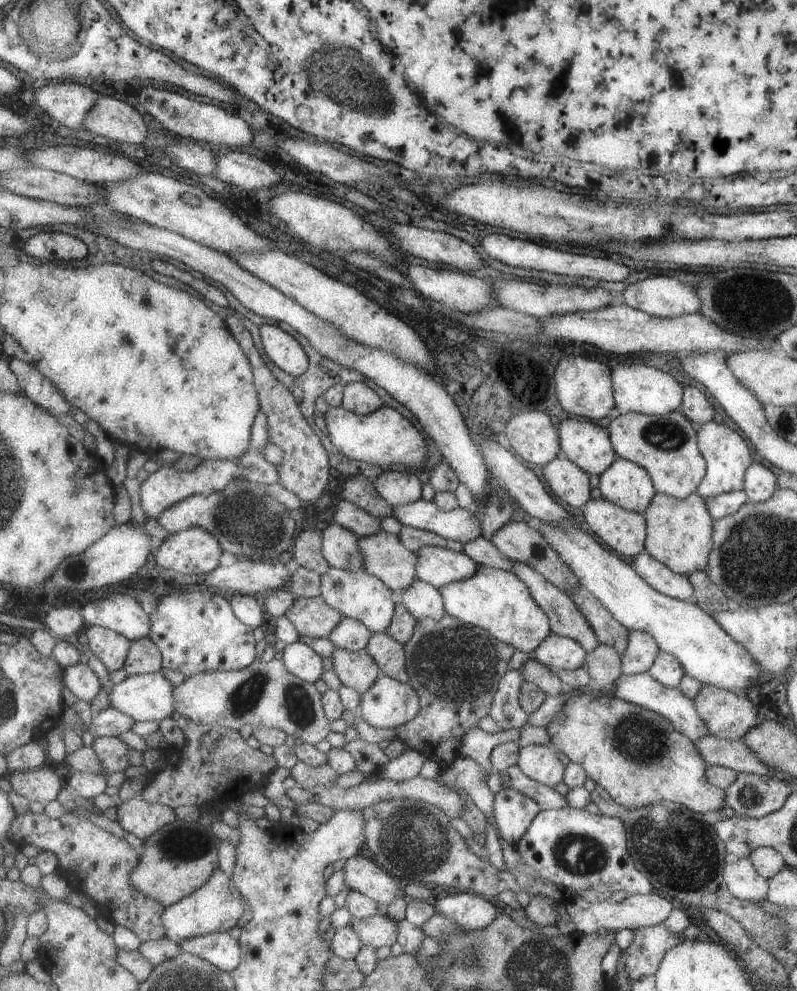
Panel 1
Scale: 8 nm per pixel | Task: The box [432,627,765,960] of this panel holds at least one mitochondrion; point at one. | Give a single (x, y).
(688, 849)

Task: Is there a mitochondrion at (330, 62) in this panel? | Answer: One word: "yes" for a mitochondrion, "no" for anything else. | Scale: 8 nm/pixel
yes

